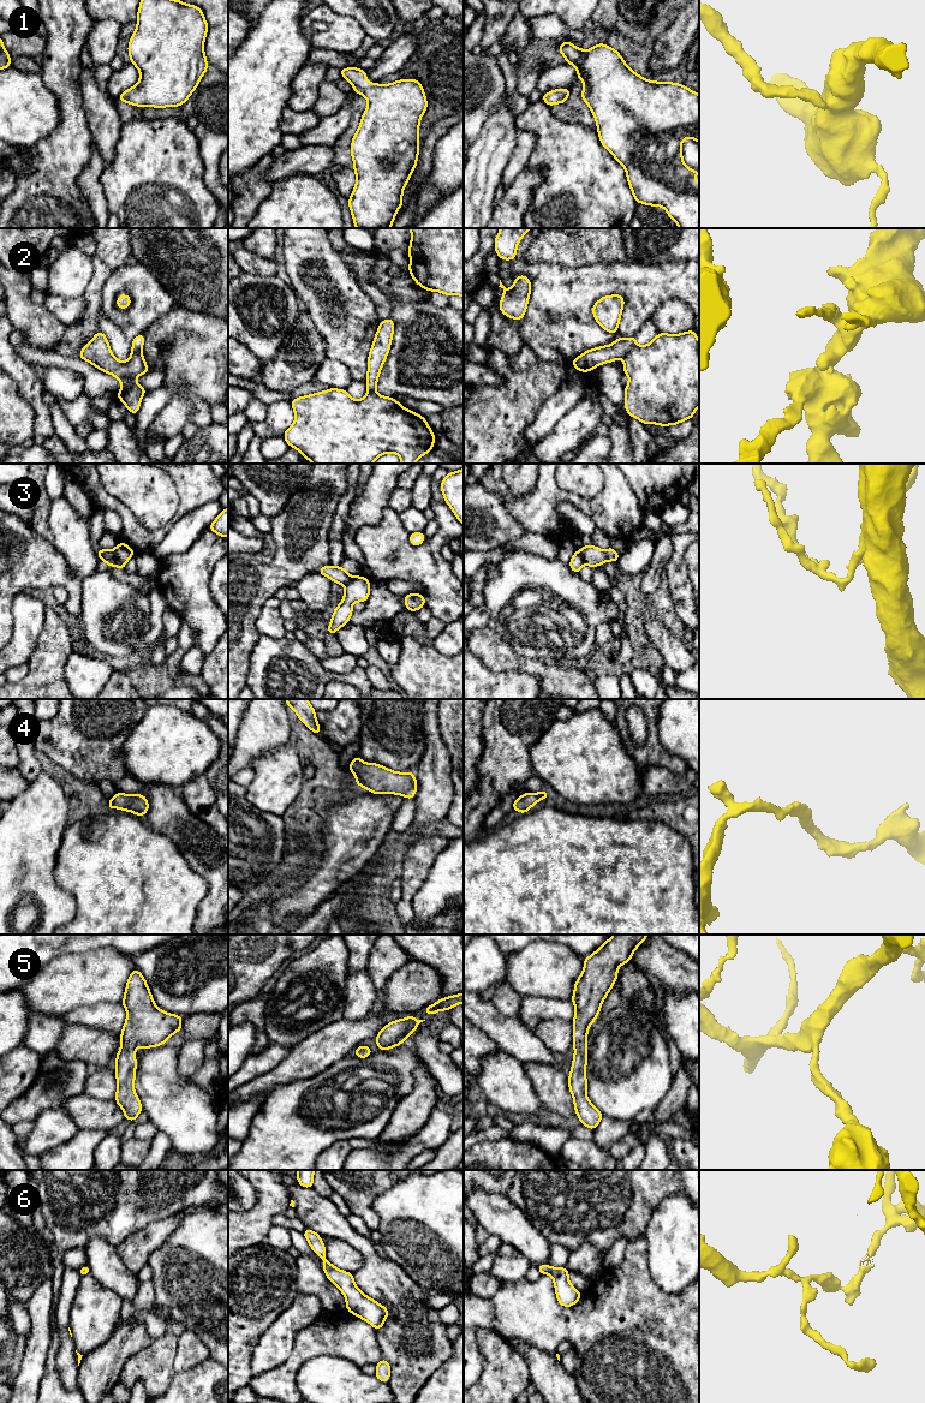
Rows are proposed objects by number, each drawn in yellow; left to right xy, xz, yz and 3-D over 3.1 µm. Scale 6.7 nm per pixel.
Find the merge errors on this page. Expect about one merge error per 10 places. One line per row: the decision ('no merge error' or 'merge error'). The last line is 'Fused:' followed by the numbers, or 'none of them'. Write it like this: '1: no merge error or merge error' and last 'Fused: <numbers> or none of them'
1: no merge error
2: merge error
3: merge error
4: no merge error
5: no merge error
6: no merge error
Fused: 2, 3

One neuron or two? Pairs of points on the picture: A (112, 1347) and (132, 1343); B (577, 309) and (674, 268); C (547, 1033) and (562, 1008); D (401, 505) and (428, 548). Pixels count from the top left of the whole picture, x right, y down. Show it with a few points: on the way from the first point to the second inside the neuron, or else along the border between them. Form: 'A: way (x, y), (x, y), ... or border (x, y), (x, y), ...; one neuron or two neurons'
A: way (117, 1347), (127, 1343); one neuron
B: way (601, 285), (606, 280), (650, 280); one neuron
C: border (571, 1021), (545, 1019), (533, 1030); two neurons
D: border (388, 506), (399, 514); two neurons

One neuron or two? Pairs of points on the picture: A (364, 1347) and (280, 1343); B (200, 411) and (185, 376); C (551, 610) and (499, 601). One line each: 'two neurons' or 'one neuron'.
A: two neurons
B: two neurons
C: one neuron

